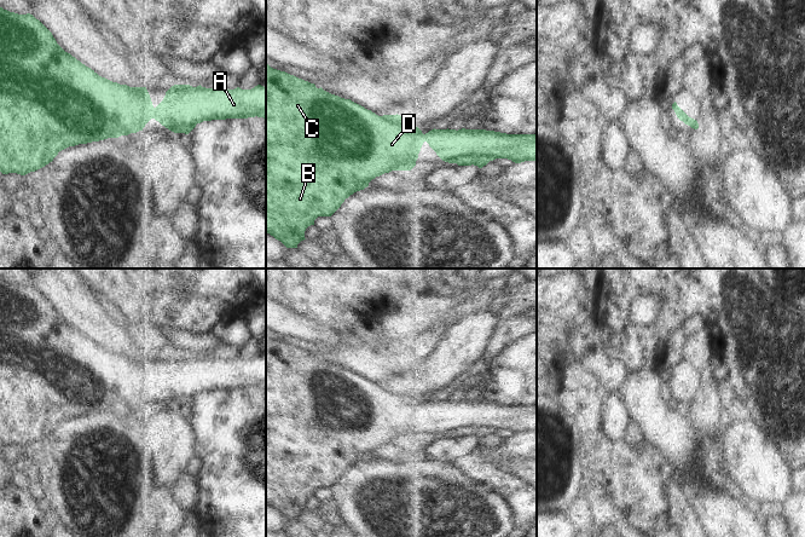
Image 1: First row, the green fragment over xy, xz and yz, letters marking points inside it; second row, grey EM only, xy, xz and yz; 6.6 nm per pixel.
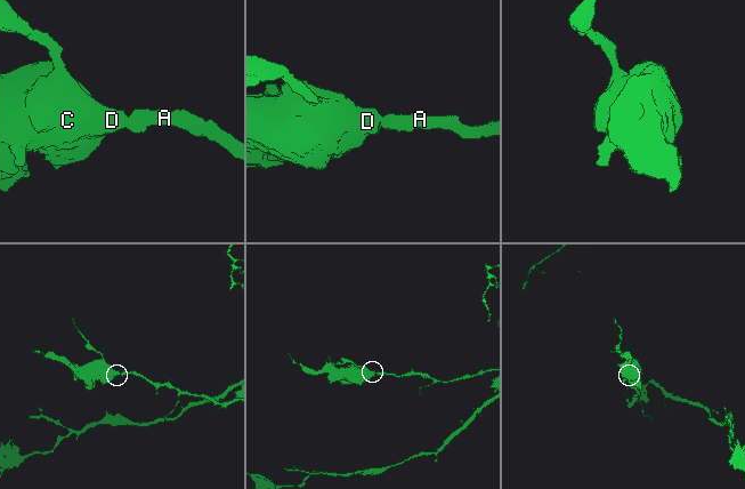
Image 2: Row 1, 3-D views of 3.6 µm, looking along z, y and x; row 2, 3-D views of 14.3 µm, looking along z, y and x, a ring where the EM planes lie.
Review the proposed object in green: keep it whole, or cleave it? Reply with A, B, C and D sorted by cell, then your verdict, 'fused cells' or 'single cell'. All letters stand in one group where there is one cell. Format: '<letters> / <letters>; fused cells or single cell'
A B C D; single cell

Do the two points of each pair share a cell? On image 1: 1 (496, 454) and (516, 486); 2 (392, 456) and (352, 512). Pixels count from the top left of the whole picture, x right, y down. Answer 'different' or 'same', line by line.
1: different
2: different

